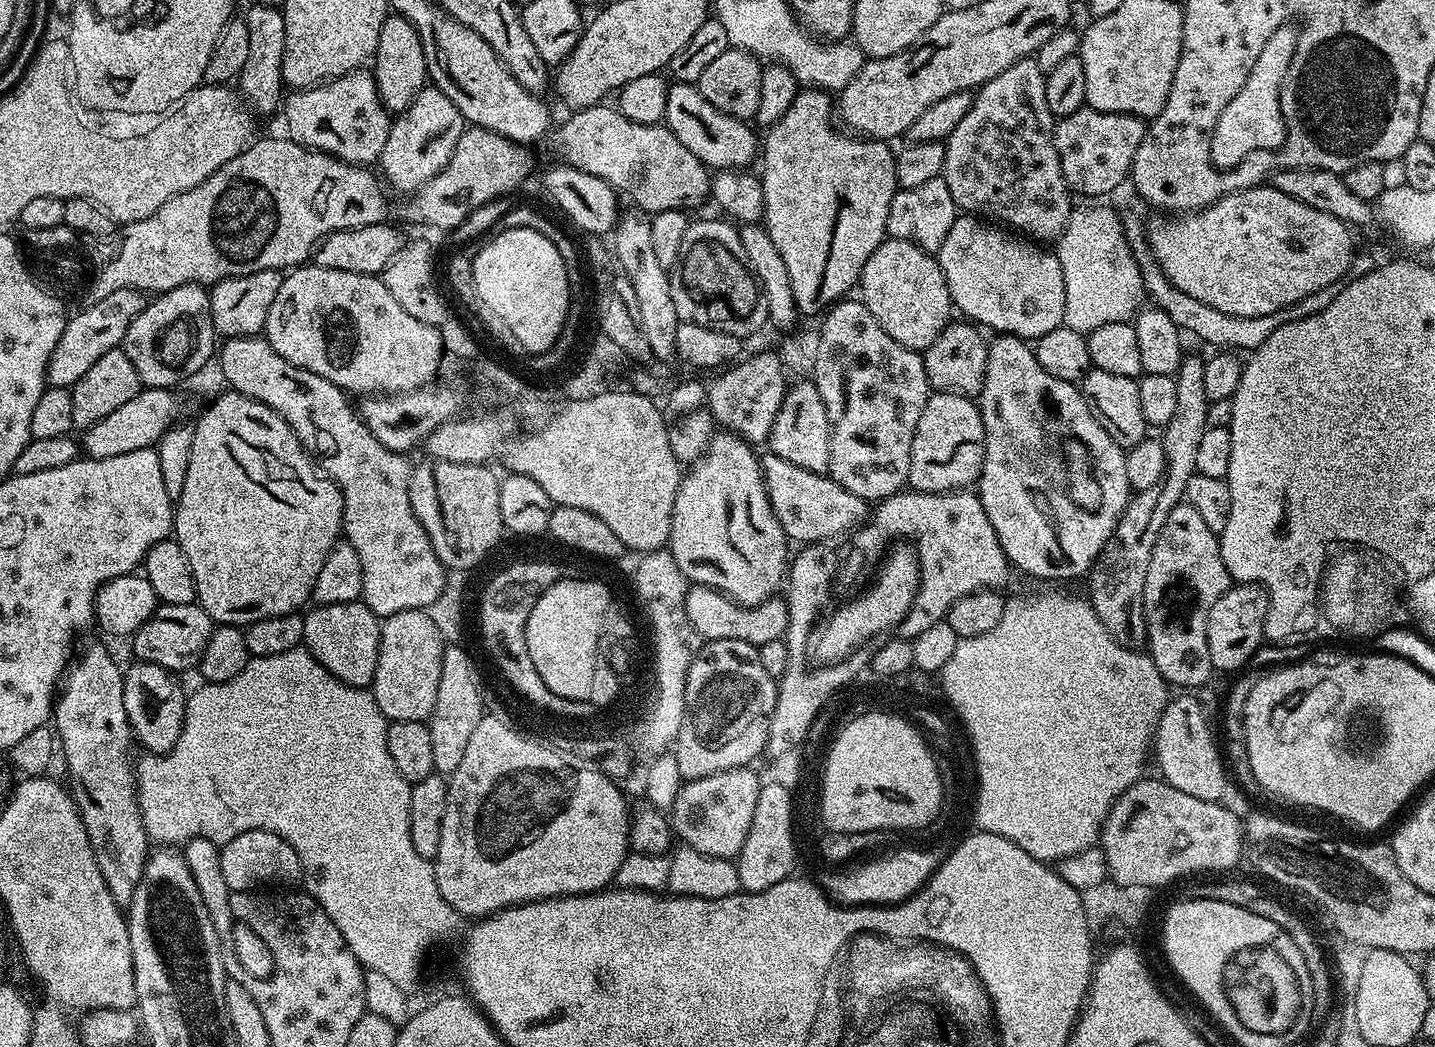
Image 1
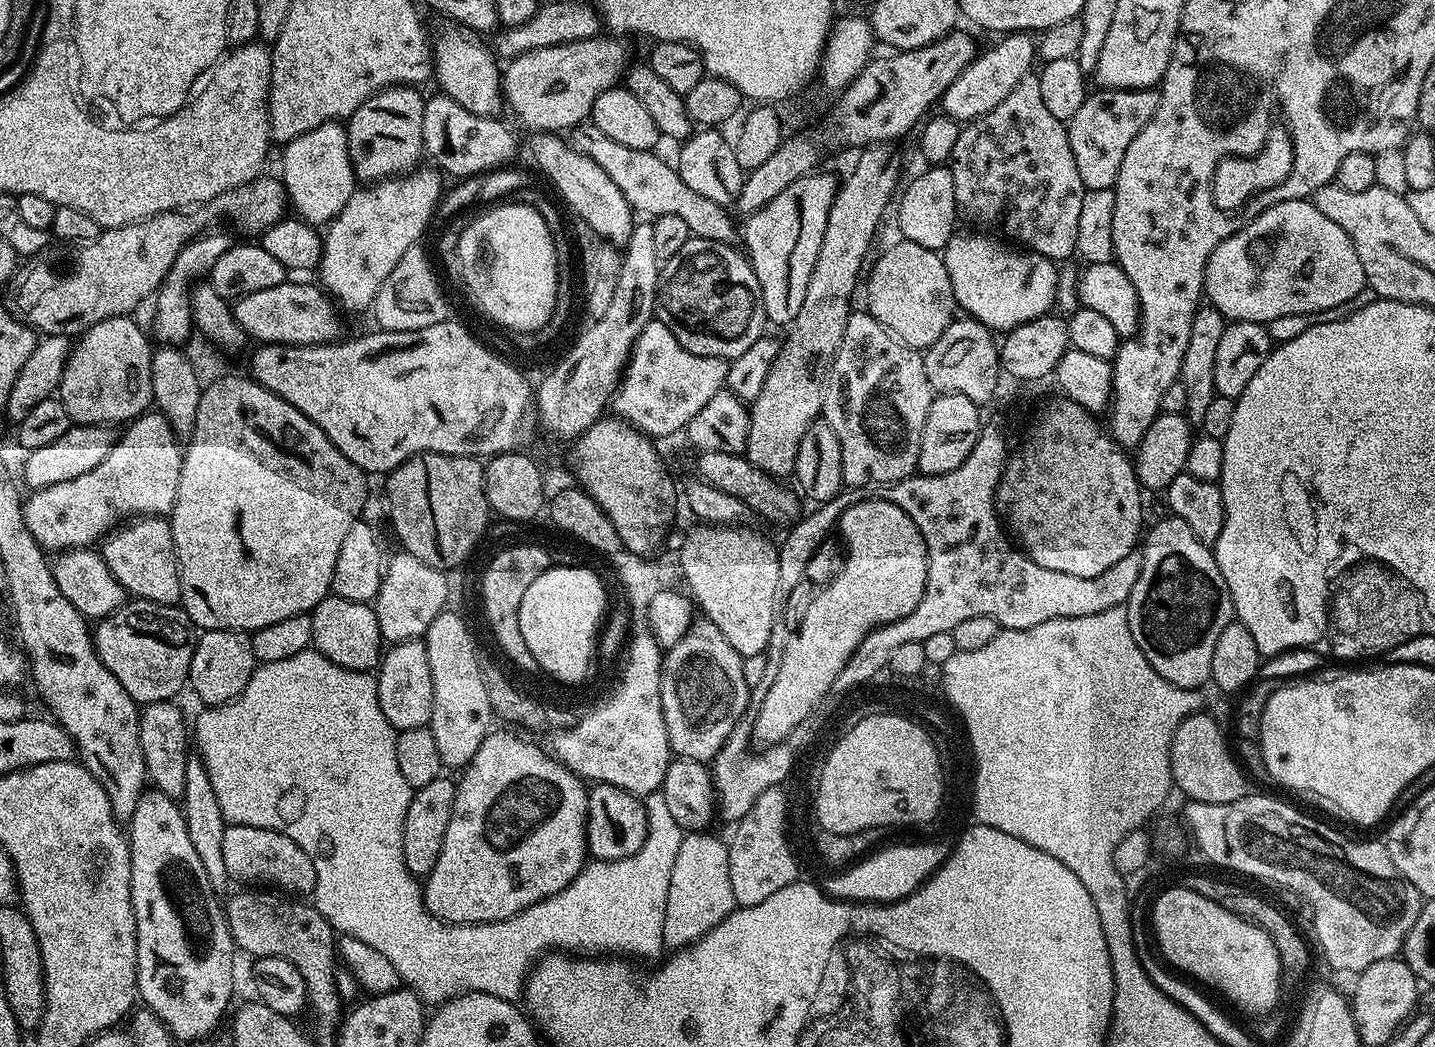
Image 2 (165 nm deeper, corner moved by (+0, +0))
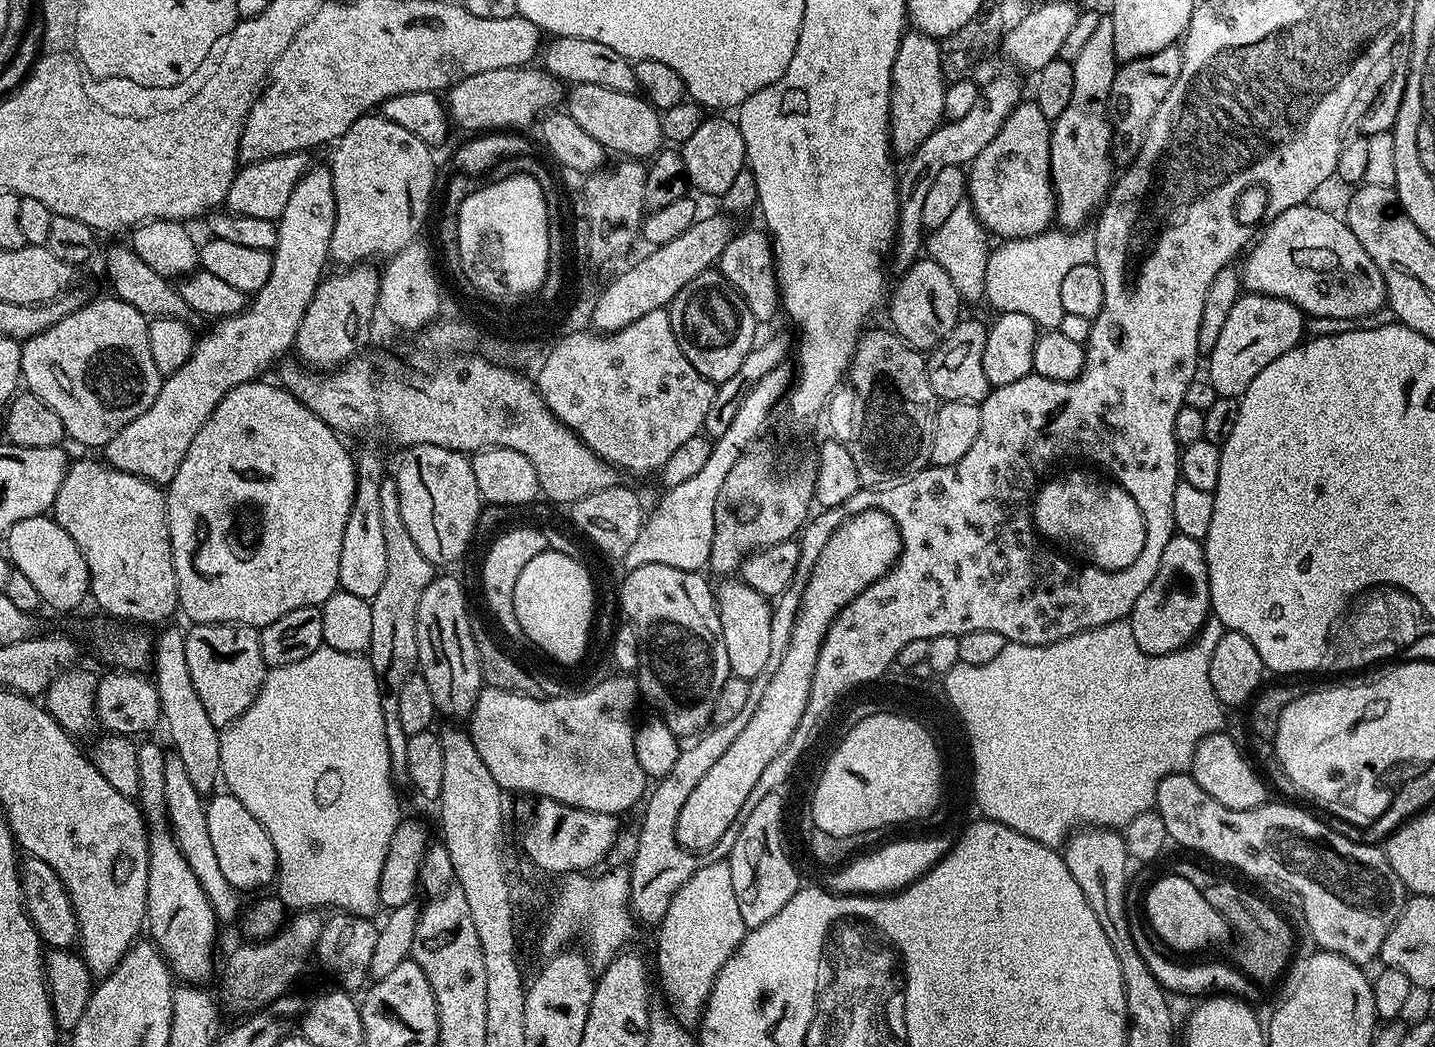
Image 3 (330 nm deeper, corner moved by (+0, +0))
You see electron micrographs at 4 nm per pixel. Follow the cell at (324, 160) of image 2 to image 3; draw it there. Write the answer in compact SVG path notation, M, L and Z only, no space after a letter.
M309 167L294 186L294 194L290 194L286 210L282 210L277 223L276 247L272 252L272 269L270 278L266 278L266 286L262 286L262 290L251 297L250 303L237 316L215 321L211 325L213 328L204 337L201 335L197 339L196 349L190 354L186 366L171 373L161 383L158 398L154 398L154 406L150 406L150 410L143 414L138 414L138 418L134 418L130 426L118 430L112 441L104 445L102 456L105 456L103 459L111 467L146 478L153 484L167 486L174 474L178 474L178 466L182 458L186 458L186 450L190 450L194 434L198 434L210 414L214 414L218 402L222 402L222 398L226 398L226 394L230 394L234 386L257 379L272 363L275 365L293 351L298 326L302 326L302 314L306 314L306 306L310 306L310 298L314 298L314 290L325 275L324 263L329 263L330 260L328 251L330 238L334 234L335 213L331 167Z

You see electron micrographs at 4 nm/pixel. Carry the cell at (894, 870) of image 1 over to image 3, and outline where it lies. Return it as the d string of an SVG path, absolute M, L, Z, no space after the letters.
M932 836L929 840L896 840L851 859L828 880L827 887L840 894L895 894L931 872L932 867L948 853L950 840Z

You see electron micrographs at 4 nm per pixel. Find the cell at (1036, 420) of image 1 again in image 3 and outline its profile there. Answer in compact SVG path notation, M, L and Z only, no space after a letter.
M1068 472L1065 476L1056 476L1052 481L1041 483L1032 502L1032 523L1045 541L1067 550L1077 552L1094 568L1104 568L1107 572L1122 570L1142 554L1142 546L1146 542L1146 526L1142 518L1142 510L1138 510L1138 502L1130 498L1126 489L1111 479L1099 480L1088 472Z

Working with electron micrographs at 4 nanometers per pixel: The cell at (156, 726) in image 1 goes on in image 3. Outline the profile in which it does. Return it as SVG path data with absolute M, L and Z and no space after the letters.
M175 750L165 755L166 762L166 808L168 810L167 823L170 825L172 837L176 845L182 850L186 862L194 870L198 882L202 882L202 890L206 890L206 898L210 898L210 906L214 910L217 921L235 921L242 912L241 893L236 891L218 866L218 858L214 854L214 845L210 843L210 830L206 826L206 800L190 782L186 774L186 766L182 766L182 758L178 758Z

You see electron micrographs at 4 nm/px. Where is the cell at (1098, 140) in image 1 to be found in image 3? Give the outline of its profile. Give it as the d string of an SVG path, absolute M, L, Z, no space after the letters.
M1173 46L1166 50L1158 50L1158 54L1150 54L1146 58L1121 63L1117 67L1108 95L1108 119L1112 122L1112 150L1117 161L1131 162L1138 154L1146 138L1150 118L1154 118L1154 110L1162 106L1162 98L1166 98L1168 84L1172 84L1176 77L1176 59L1181 53L1179 47Z

